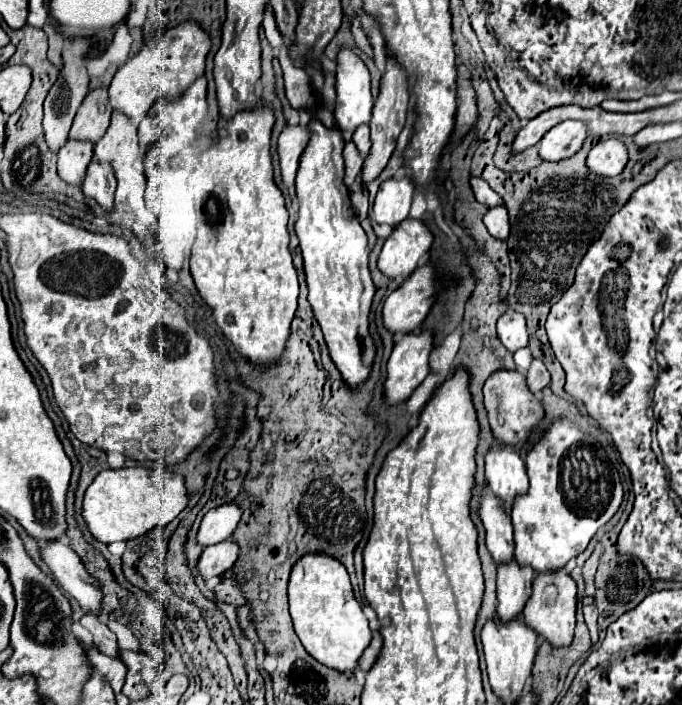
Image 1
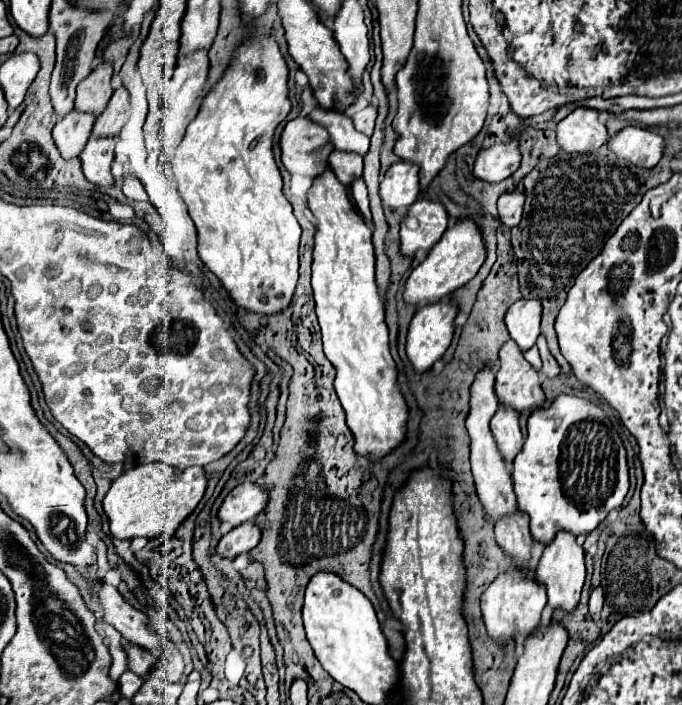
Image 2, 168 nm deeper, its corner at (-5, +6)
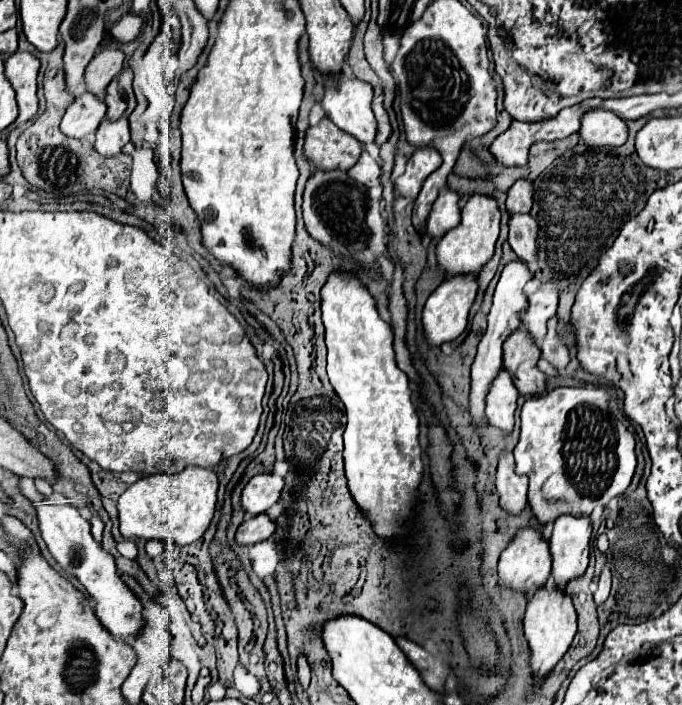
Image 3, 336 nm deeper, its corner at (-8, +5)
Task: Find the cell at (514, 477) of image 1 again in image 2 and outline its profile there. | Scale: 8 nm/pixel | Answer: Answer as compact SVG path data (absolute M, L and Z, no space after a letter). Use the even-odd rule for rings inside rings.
M499 403L497 411L491 419L493 437L507 463L511 463L515 459L515 455L519 453L519 449L523 447L523 435L521 435L517 419L519 419L519 413L503 403Z

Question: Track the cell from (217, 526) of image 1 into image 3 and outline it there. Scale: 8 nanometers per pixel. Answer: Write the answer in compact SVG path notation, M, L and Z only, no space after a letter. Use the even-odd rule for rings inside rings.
M258 474L242 490L242 510L246 518L266 512L272 504L278 502L284 486L284 478L274 474Z

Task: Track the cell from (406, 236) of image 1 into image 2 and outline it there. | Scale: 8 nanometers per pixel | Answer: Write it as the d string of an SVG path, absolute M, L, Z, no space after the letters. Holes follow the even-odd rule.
M417 199L401 221L401 253L415 255L417 249L429 251L447 229L447 209L439 201Z

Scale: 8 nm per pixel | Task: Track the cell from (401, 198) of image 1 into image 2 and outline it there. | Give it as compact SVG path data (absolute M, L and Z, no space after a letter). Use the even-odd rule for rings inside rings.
M397 161L389 167L381 181L381 199L391 209L403 209L419 199L419 165L413 161Z

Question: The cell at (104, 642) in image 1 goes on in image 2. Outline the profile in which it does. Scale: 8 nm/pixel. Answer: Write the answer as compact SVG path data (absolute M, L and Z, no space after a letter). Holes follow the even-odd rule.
M125 643L125 645L127 645L125 649L129 655L129 671L133 671L139 677L147 677L147 673L157 665L157 659L149 651L145 651L137 645L129 645L129 643Z

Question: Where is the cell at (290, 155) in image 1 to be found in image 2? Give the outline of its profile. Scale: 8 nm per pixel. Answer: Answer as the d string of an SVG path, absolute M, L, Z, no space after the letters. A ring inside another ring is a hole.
M297 117L283 129L281 159L293 175L319 177L329 167L327 157L333 149L327 129L309 117Z

